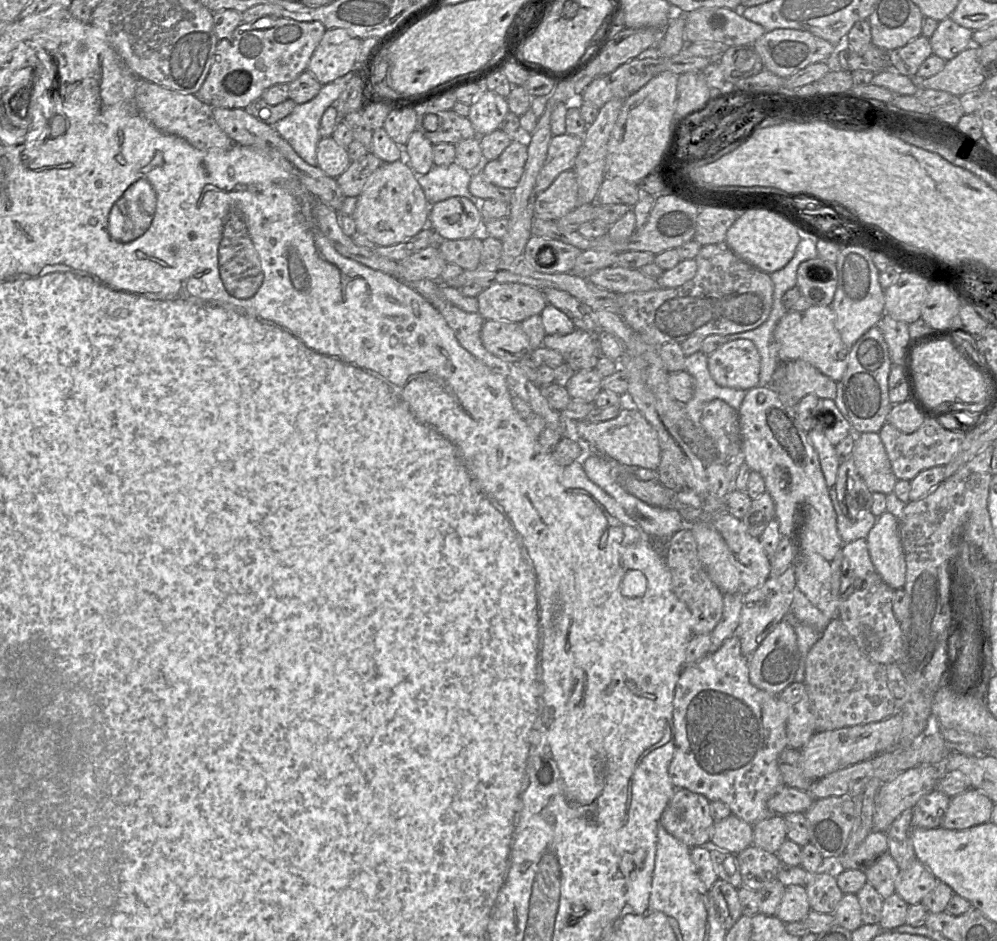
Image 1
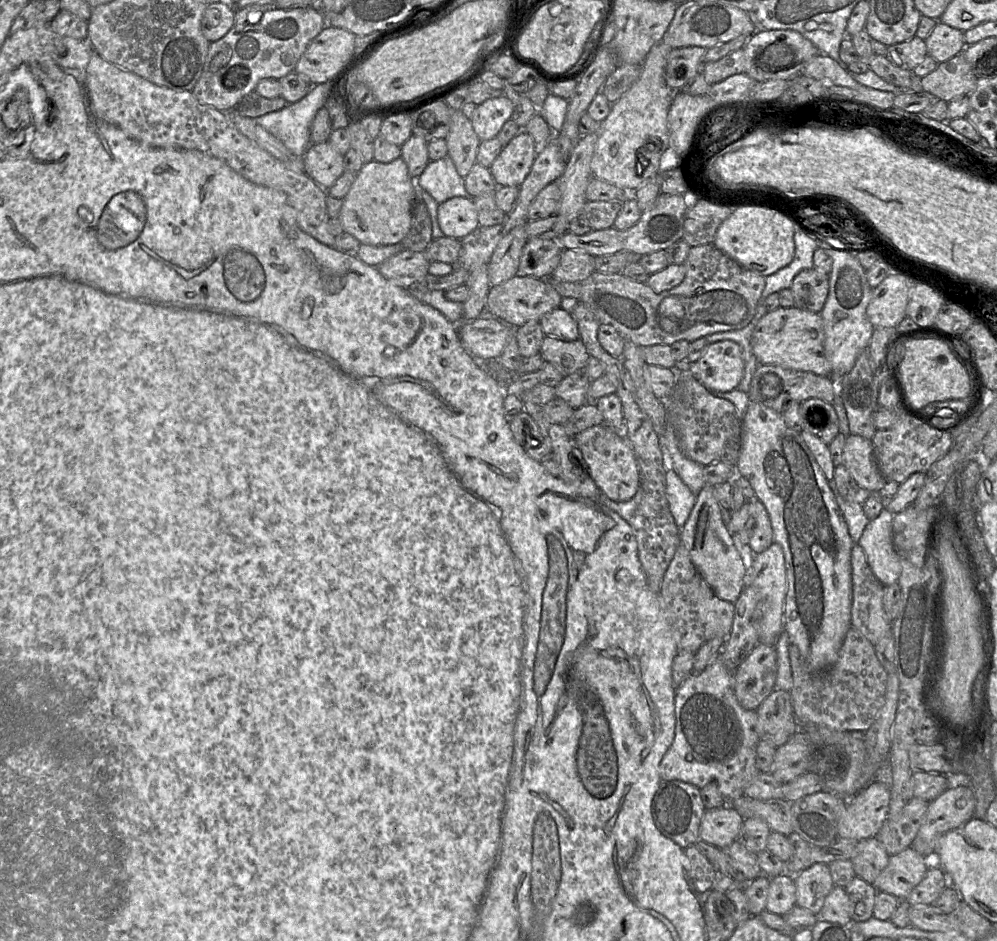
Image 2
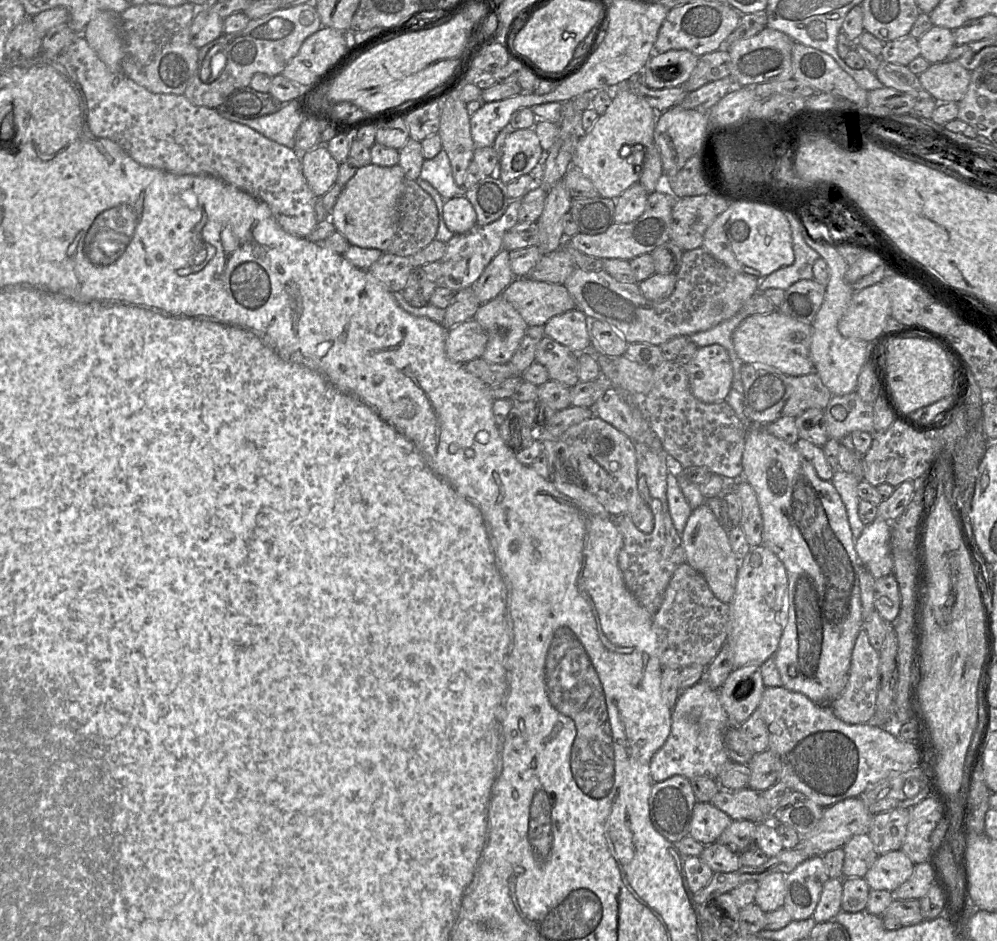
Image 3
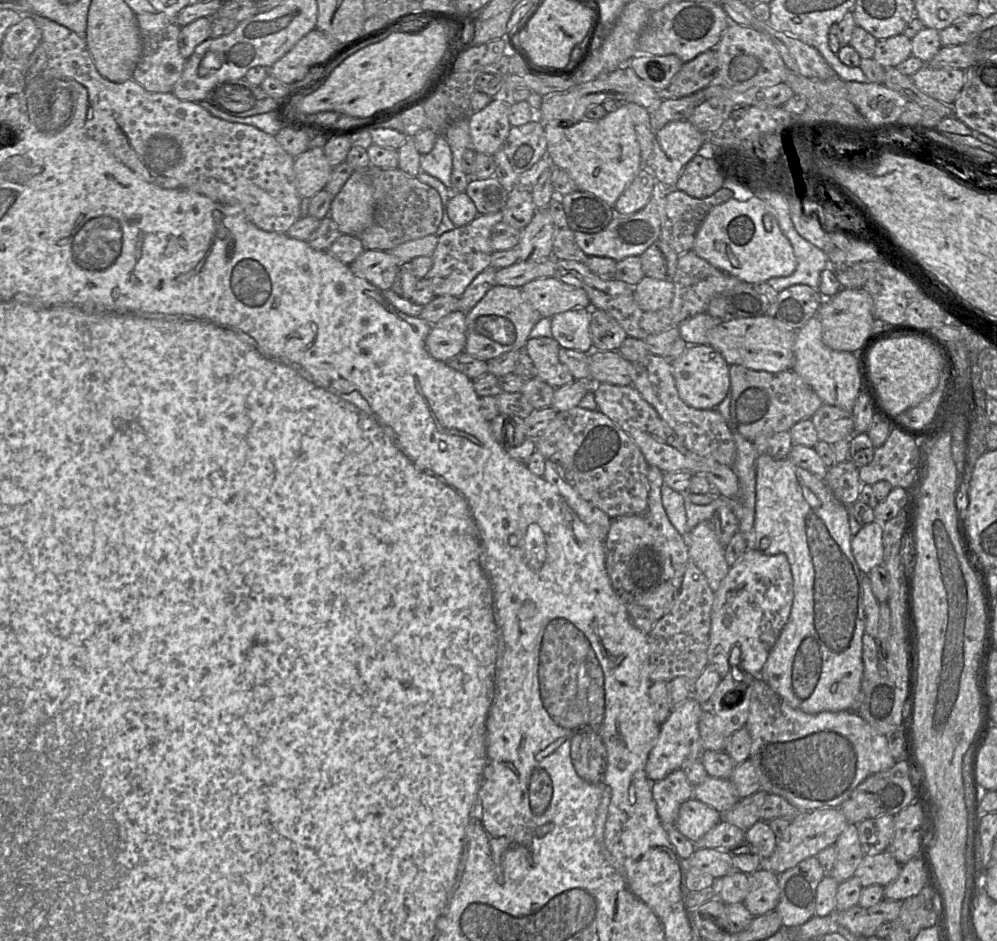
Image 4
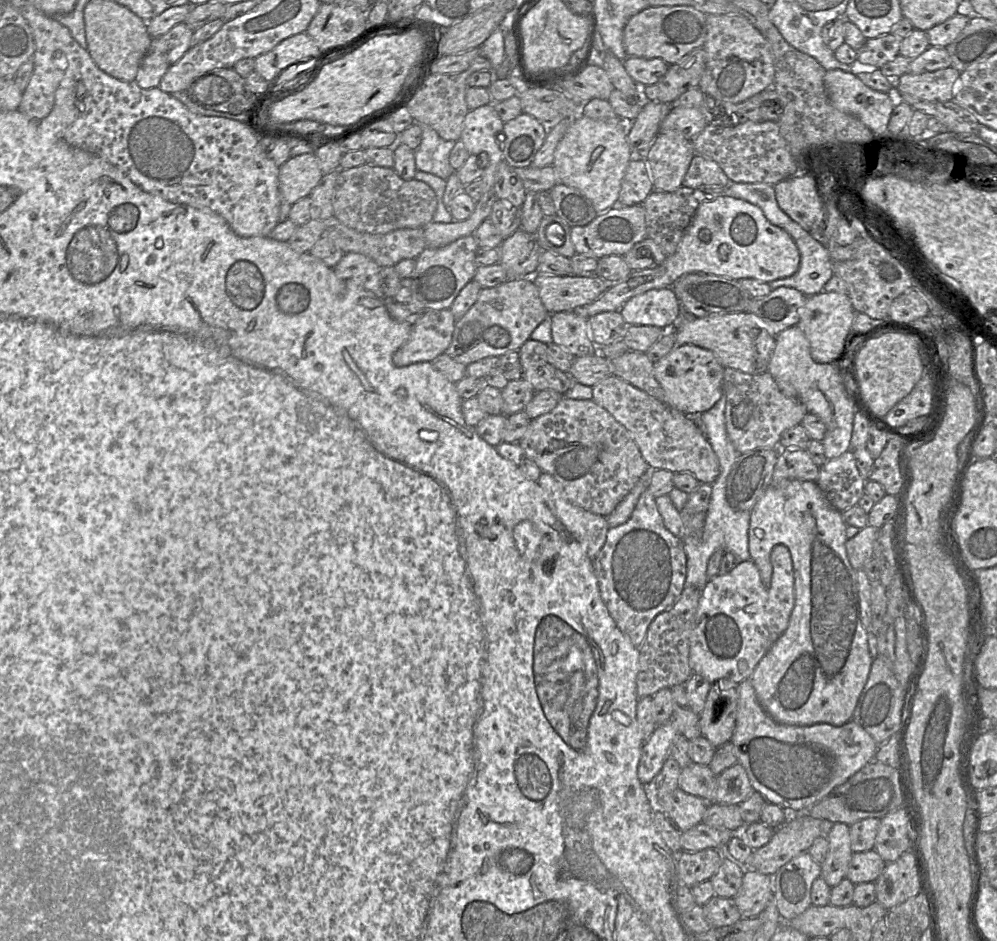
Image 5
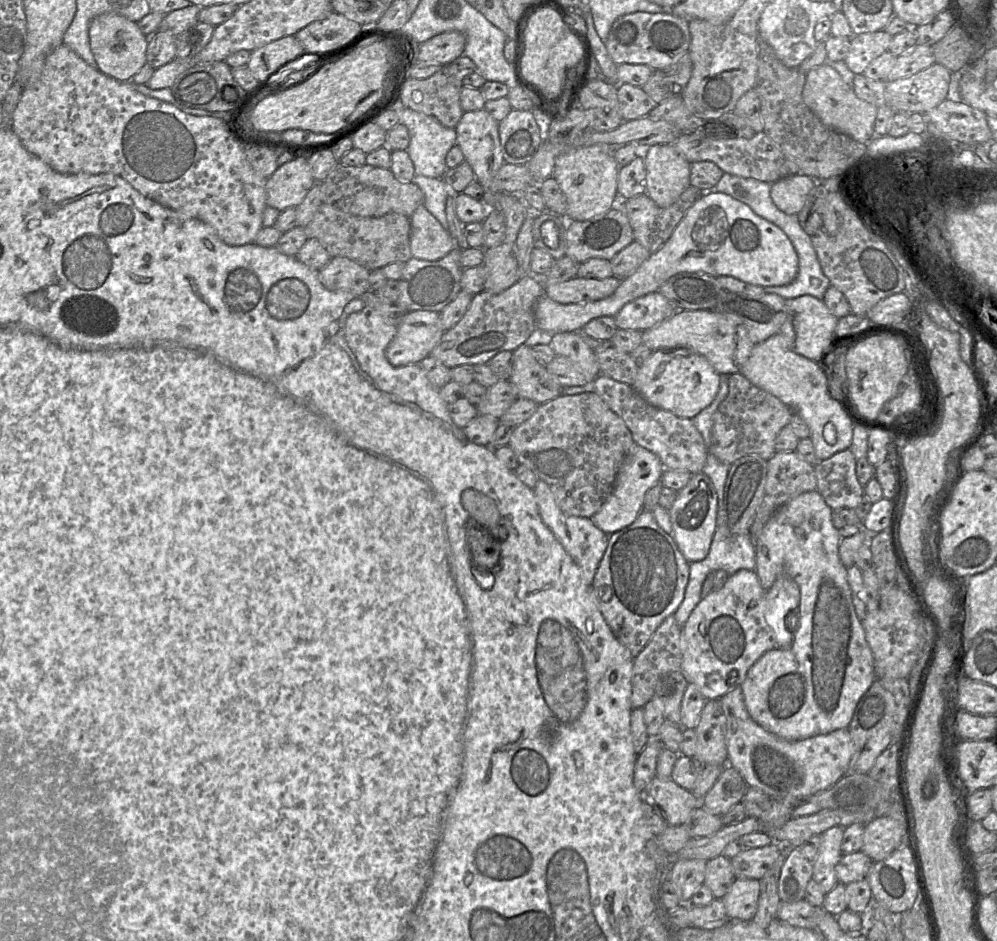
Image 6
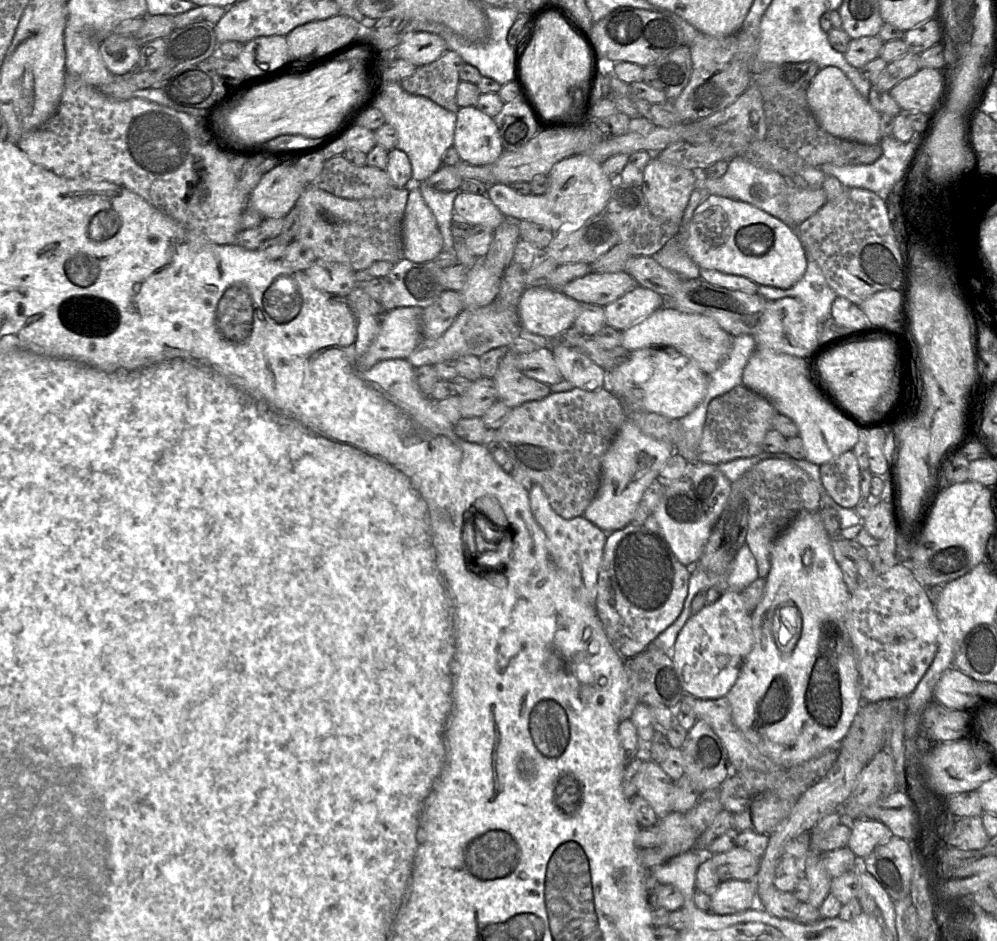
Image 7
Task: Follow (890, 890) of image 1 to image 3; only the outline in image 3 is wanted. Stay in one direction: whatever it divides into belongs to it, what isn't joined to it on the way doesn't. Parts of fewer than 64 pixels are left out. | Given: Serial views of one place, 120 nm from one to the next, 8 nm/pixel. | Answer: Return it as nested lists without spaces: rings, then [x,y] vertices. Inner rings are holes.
[[[867,834],[852,837],[844,846],[843,878],[863,878],[878,858]]]

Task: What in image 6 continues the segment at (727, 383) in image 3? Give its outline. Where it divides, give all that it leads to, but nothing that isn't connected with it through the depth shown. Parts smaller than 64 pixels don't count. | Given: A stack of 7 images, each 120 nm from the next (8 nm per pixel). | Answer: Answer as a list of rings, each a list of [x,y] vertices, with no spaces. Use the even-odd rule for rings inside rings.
[[[658,350],[639,366],[632,387],[652,406],[692,419],[713,402],[720,380],[721,375],[699,354],[689,350]]]

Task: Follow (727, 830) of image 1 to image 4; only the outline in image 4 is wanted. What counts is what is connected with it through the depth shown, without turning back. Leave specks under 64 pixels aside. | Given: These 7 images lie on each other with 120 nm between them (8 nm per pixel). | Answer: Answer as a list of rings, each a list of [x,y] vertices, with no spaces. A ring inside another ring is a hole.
[[[692,797],[681,804],[675,827],[694,843],[719,822],[721,822],[721,816],[718,811]]]

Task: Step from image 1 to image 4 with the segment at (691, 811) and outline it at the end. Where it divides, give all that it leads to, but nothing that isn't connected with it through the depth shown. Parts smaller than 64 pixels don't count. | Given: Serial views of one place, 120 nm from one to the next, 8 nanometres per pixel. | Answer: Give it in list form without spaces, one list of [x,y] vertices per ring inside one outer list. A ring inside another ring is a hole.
[[[681,769],[674,770],[662,780],[652,783],[651,790],[661,823],[666,828],[675,826],[681,804],[693,797],[693,787],[689,784],[686,775]]]

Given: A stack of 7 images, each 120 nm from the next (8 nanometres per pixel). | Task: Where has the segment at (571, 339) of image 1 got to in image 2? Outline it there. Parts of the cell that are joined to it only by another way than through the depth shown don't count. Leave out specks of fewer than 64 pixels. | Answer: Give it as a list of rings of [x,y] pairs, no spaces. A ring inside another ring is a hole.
[[[547,335],[543,339],[540,354],[545,362],[552,364],[564,377],[583,373],[590,358],[581,339],[563,341]]]

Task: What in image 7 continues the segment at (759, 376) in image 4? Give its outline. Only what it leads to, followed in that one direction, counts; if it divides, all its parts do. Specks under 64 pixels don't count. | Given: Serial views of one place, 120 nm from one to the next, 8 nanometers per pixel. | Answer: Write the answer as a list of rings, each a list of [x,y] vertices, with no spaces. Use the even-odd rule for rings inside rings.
[[[743,384],[714,399],[708,407],[698,447],[698,462],[718,466],[734,459],[761,454],[765,435],[772,429],[772,419],[777,413],[766,397],[749,390]]]

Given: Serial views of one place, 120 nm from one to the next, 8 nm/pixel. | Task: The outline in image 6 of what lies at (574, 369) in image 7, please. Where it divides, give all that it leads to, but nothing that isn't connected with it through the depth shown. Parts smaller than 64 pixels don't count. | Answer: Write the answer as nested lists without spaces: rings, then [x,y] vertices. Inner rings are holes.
[[[582,332],[556,333],[549,346],[556,356],[566,357],[578,365],[591,384],[601,374],[595,352],[583,340]]]

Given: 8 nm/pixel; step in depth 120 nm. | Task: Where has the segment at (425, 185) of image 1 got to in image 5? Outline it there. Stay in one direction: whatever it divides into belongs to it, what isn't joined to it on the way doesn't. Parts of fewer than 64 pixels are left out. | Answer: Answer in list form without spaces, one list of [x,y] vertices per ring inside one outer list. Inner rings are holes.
[[[420,124],[422,139],[414,150],[416,169],[447,180],[454,171],[449,156],[456,141],[446,141],[430,126]]]

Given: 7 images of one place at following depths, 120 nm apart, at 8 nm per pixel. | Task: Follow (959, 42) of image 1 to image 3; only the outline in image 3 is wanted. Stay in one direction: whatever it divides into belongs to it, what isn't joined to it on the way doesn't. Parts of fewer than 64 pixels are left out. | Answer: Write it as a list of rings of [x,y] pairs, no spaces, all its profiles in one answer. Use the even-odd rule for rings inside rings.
[[[933,26],[919,39],[918,44],[921,56],[930,64],[945,61],[956,45],[953,31],[948,28]]]

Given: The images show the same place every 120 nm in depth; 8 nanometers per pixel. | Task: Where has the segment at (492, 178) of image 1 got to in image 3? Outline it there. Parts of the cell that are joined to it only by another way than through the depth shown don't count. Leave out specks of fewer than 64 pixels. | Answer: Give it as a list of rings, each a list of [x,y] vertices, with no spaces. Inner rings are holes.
[[[533,127],[511,131],[506,138],[496,175],[508,184],[522,175],[531,173],[543,160],[545,153]]]

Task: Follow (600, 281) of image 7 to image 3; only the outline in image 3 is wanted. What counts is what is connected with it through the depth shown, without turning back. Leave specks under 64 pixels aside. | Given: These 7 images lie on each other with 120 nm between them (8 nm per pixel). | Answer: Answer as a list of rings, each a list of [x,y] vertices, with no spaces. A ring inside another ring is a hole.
[[[514,277],[502,294],[527,325],[544,326],[552,317],[573,310],[576,303],[563,284]]]

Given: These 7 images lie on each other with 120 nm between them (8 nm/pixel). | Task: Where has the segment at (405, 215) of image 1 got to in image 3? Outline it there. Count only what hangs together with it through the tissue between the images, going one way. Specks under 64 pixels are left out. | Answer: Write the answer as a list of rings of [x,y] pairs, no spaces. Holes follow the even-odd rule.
[[[370,163],[359,167],[343,186],[330,212],[330,220],[336,231],[341,233],[351,245],[376,248],[386,253],[396,232],[397,199],[404,179],[404,171],[399,164],[382,167]]]

